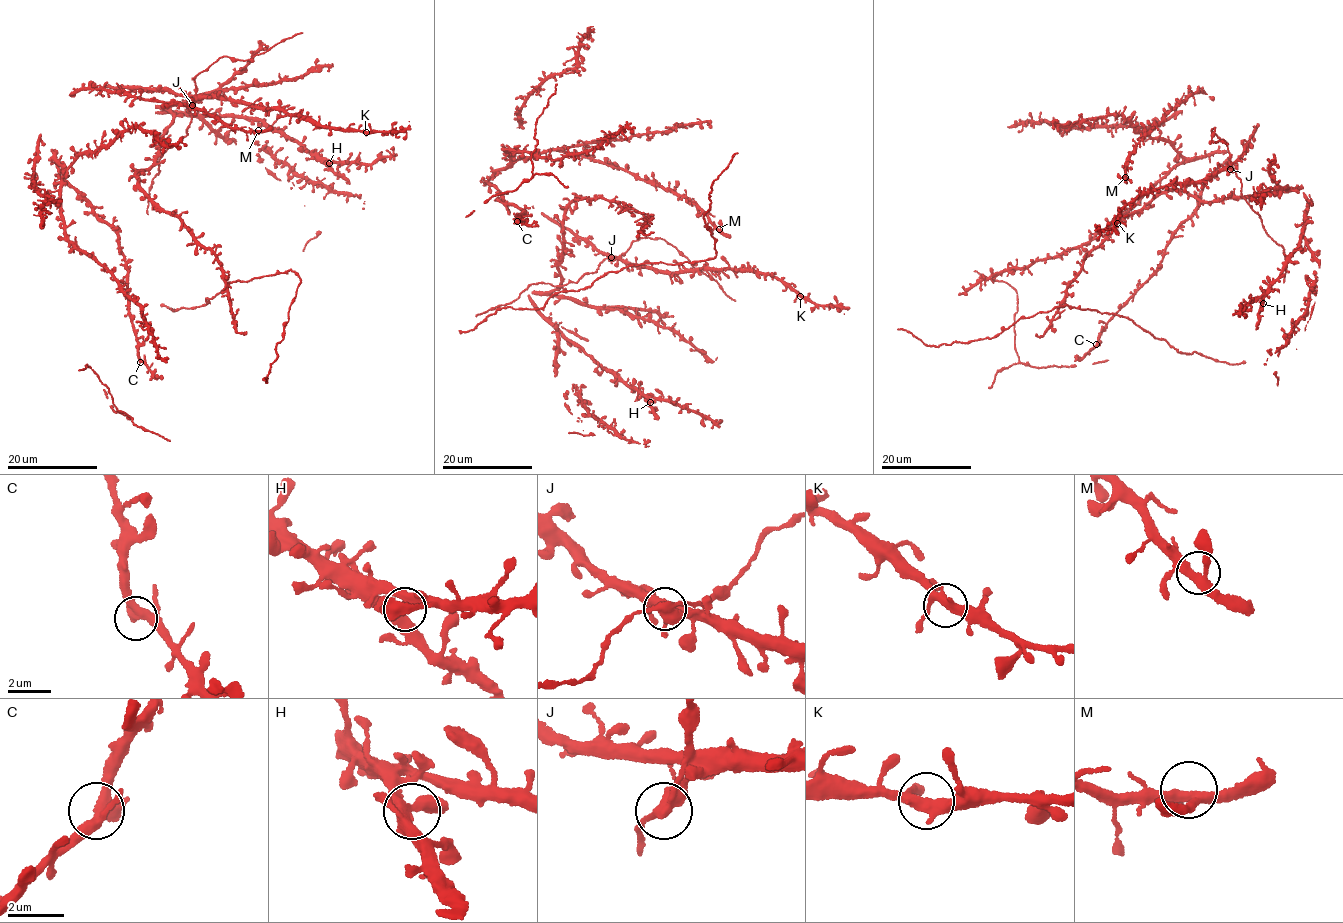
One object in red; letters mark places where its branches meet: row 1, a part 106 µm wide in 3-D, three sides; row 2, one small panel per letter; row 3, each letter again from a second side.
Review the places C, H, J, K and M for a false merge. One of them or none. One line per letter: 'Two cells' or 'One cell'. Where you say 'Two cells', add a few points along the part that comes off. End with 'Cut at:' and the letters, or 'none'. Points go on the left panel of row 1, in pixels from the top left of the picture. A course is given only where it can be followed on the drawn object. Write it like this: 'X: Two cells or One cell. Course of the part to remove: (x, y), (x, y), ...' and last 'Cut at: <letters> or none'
C: One cell
H: One cell
J: One cell
K: One cell
M: One cell
Cut at: none

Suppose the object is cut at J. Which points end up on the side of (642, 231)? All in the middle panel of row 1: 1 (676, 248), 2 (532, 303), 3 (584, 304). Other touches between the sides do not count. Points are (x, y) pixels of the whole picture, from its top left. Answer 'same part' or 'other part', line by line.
1: other part
2: same part
3: same part

